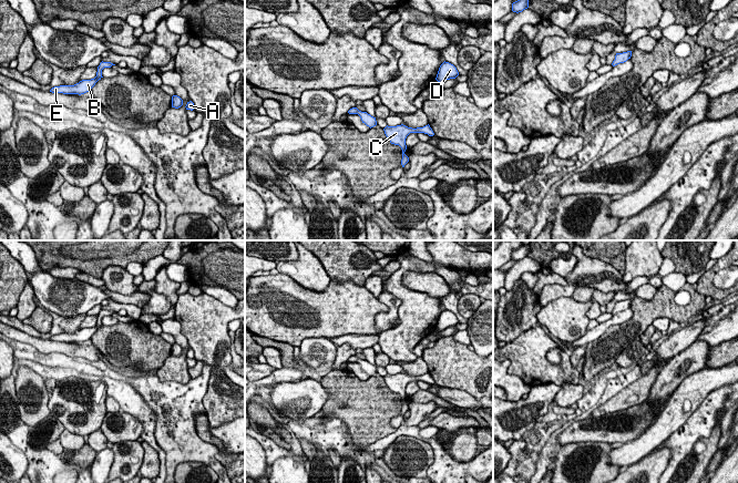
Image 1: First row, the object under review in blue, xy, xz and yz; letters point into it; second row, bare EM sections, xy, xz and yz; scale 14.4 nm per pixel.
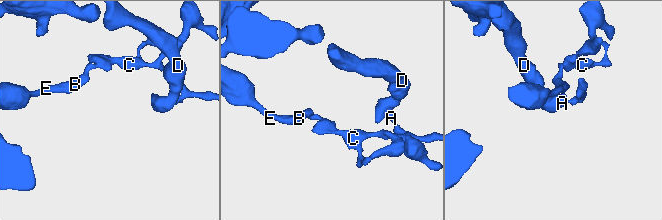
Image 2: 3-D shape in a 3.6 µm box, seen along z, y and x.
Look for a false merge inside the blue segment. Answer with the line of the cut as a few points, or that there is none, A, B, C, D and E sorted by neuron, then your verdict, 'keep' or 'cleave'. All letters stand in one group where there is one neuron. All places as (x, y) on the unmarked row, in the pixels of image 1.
cut in xz along (360, 359), (358, 362); A B D E / C; cleave

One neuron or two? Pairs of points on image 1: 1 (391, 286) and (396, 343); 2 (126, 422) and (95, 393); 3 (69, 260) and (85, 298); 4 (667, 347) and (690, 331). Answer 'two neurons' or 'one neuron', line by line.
1: one neuron
2: two neurons
3: two neurons
4: one neuron

